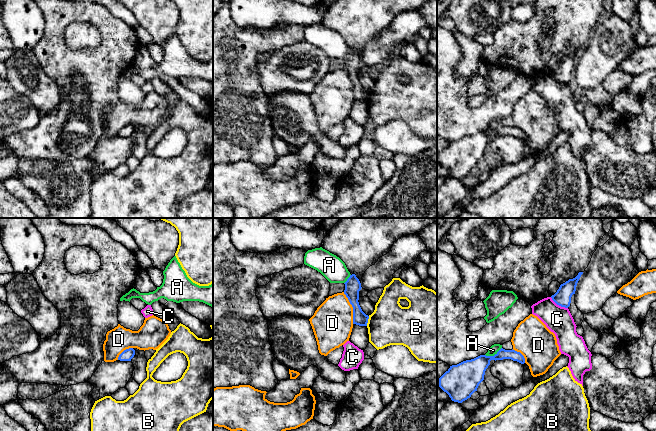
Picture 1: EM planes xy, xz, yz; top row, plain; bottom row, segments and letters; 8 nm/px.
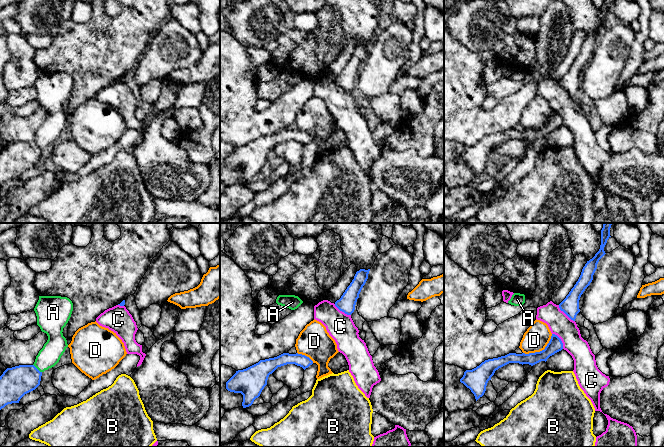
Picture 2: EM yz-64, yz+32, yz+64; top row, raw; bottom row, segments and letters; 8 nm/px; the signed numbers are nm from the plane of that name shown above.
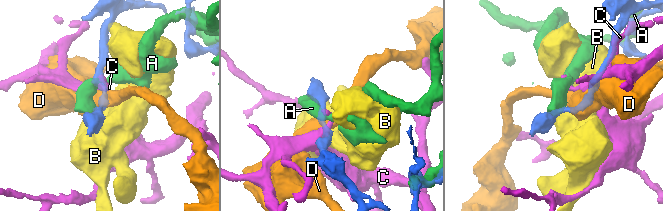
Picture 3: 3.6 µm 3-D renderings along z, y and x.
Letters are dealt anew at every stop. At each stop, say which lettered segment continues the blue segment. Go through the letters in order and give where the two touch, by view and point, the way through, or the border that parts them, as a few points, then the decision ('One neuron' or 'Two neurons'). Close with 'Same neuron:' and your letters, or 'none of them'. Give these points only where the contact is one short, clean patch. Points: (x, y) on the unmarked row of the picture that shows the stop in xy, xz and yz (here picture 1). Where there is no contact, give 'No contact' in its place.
A: Touches blue at yz (494, 131). Two neurons
B: Touches blue at xz (367, 97). Boundary: xz (369, 92), (366, 101). Two neurons
C: Touches blue at yz (559, 81). Two neurons
D: Touches blue at xz (353, 84). Two neurons
Same neuron: none of them

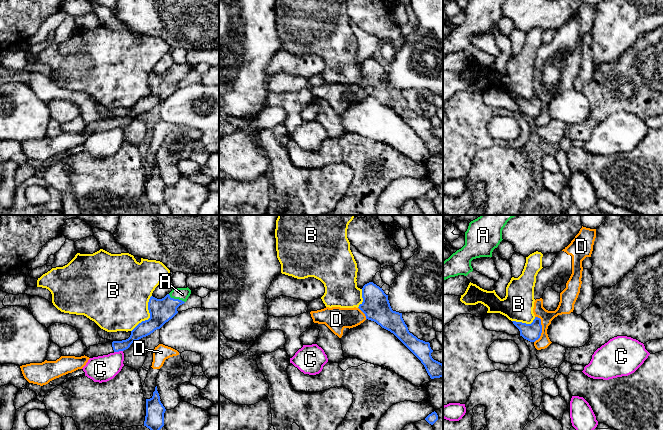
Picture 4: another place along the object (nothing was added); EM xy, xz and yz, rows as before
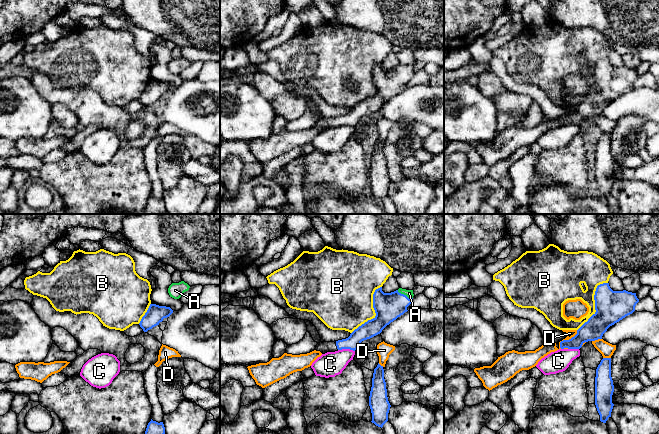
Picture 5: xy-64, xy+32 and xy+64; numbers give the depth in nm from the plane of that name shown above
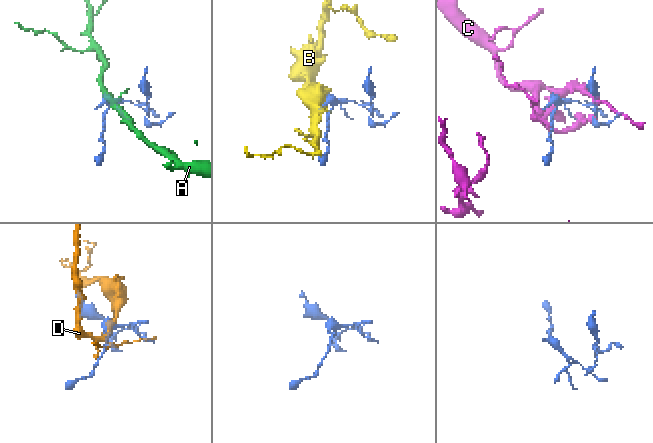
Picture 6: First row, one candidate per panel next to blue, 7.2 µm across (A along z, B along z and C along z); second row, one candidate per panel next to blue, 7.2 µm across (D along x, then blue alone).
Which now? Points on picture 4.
A: Touches blue at xy (176, 75). Path across: xy (162, 86), (176, 75), (182, 70). One neuron
B: Touches blue at xy (150, 91). Two neurons
C: Touches blue at xy (118, 127). Two neurons
D: Touches blue at yz (541, 105). Two neurons
Same neuron: A

